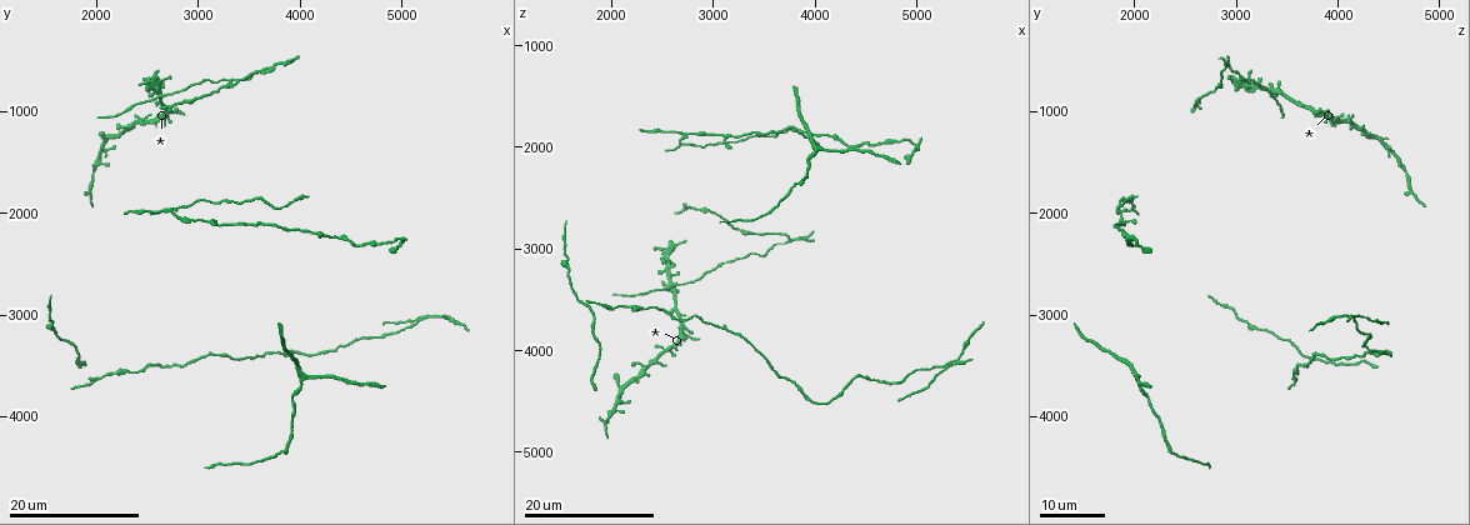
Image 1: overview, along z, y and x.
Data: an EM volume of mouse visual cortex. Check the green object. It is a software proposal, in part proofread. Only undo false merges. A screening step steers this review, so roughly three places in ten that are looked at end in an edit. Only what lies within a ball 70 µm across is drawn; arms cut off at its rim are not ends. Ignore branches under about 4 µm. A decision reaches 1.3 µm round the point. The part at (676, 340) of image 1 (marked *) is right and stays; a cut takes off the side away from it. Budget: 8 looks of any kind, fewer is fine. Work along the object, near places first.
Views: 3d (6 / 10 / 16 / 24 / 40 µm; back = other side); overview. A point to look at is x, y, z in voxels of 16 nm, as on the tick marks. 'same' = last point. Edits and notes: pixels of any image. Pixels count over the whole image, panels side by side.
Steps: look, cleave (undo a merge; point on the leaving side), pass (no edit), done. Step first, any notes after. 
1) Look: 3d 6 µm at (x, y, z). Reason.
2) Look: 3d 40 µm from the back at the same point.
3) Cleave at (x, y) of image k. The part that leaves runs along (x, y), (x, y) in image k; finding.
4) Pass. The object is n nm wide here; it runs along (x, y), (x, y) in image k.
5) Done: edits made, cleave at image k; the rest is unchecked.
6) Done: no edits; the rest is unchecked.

Look: 3d 24 µm at (2620, 860, 3360).

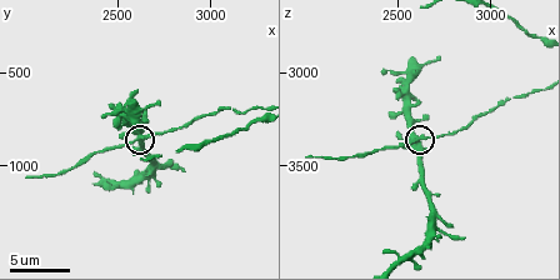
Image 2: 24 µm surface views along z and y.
Look: 3d 10 µm at (2620, 860, 3360).

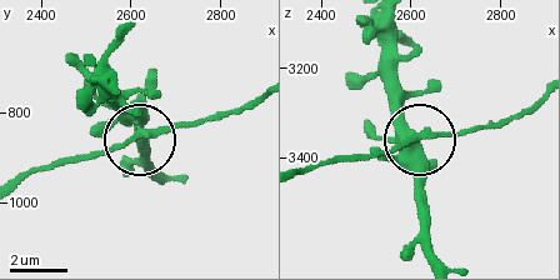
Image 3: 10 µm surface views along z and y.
Cleave at (105, 148) of image 3. The part that leaves runs along (145, 131), (258, 105) in image 3; two cells meet here.

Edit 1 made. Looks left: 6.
Look: 3d 24 µm at (2340, 3580, 3600). Thick turns thin.

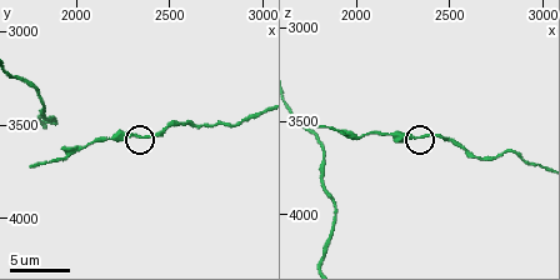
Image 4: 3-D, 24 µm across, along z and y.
Look: 3d 10 µm at (2320, 3580, 3580).

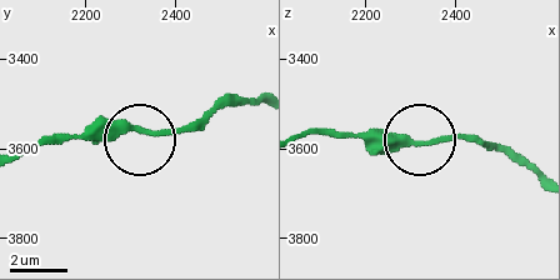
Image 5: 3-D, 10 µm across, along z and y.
Pass. Continuous, no second cell.

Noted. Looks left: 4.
Look: overview.

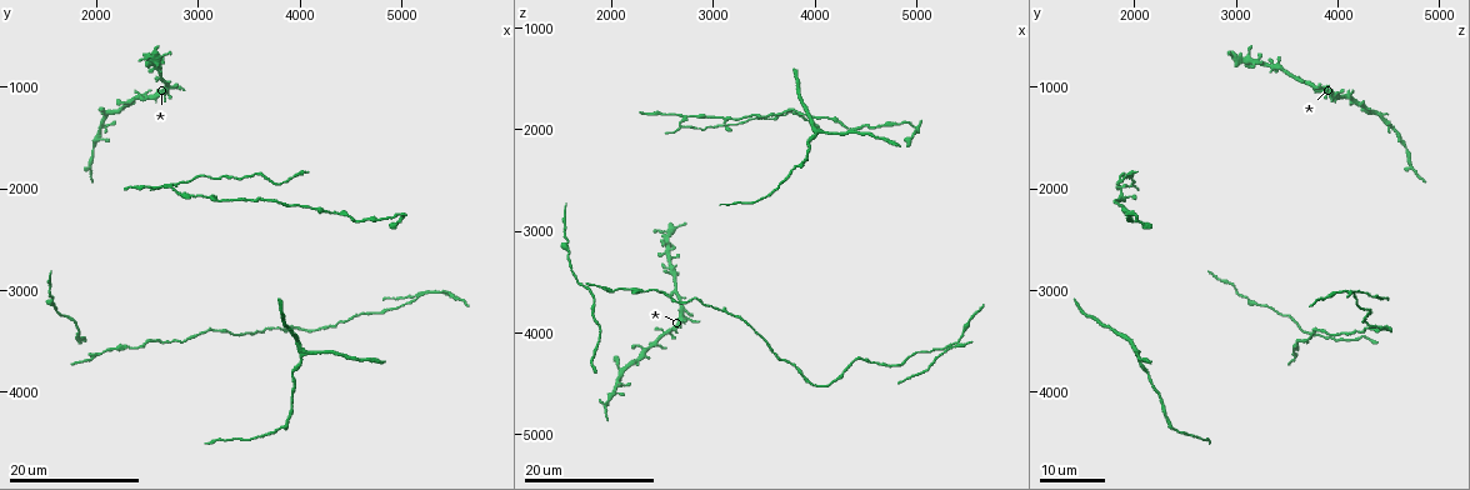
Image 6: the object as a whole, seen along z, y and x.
Look: 3d 16 µm at (4380, 3300, 4280). A narrow waist.

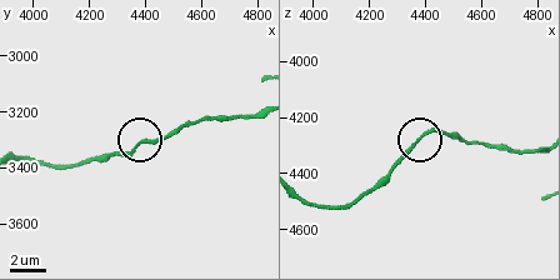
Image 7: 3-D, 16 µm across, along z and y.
Look: 3d 10 µm at (4390, 3300, 4270).

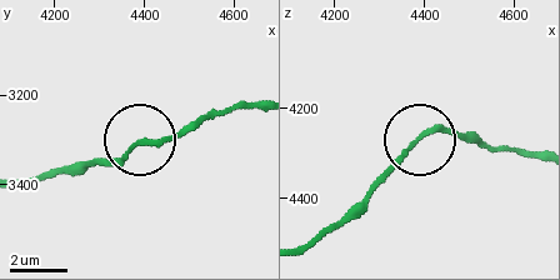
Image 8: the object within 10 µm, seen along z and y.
Pass. The object is 170 nm wide here; it runs along (24, 178), (110, 164), (139, 145), (174, 140), (200, 123) in image 8; continuous, no second cell.

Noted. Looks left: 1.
Done: edits made, cleave at image 3; the rest is unchecked.

